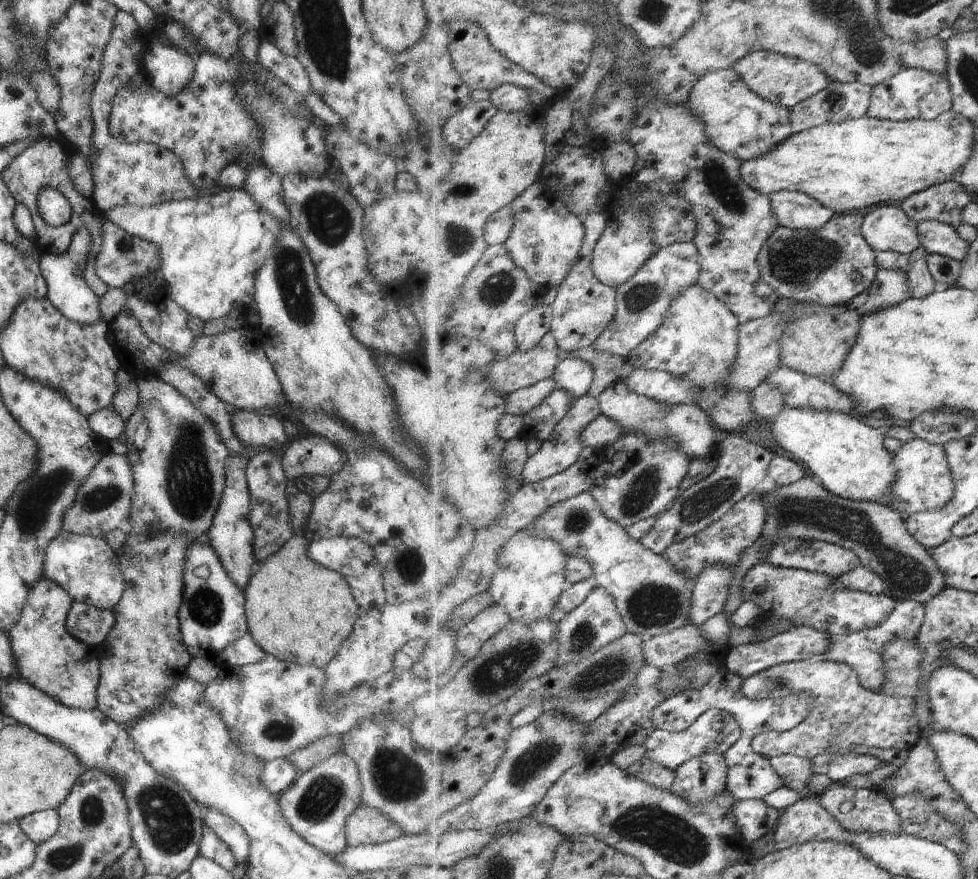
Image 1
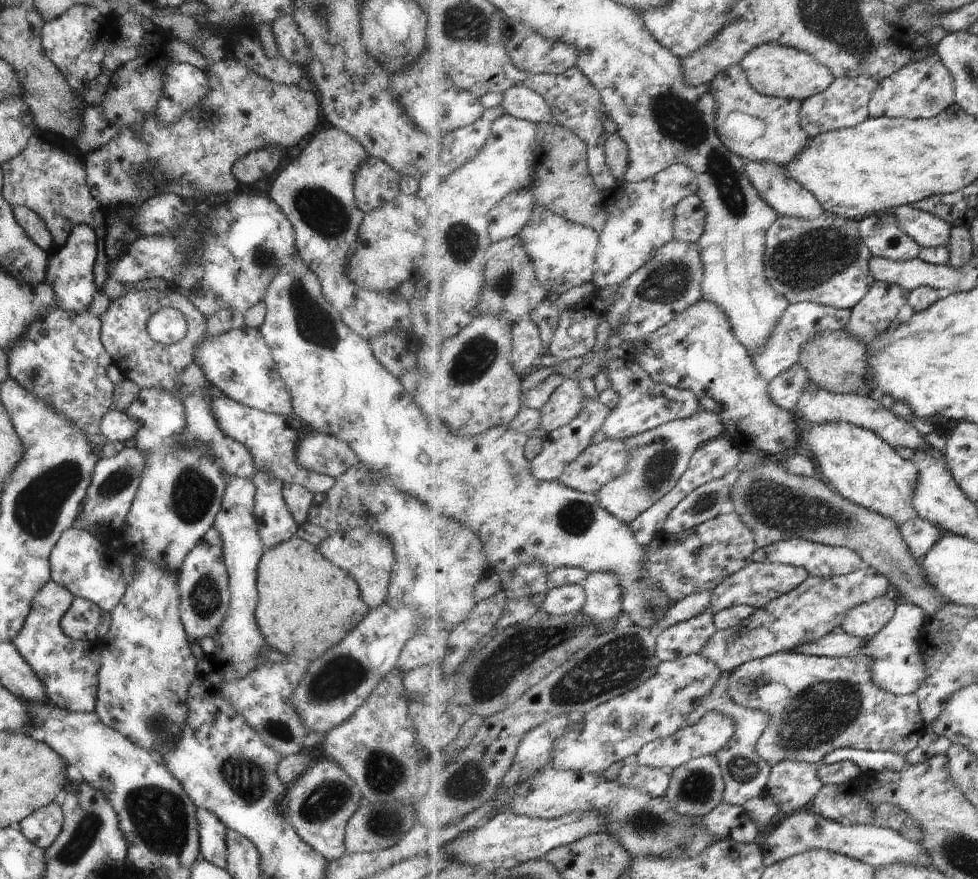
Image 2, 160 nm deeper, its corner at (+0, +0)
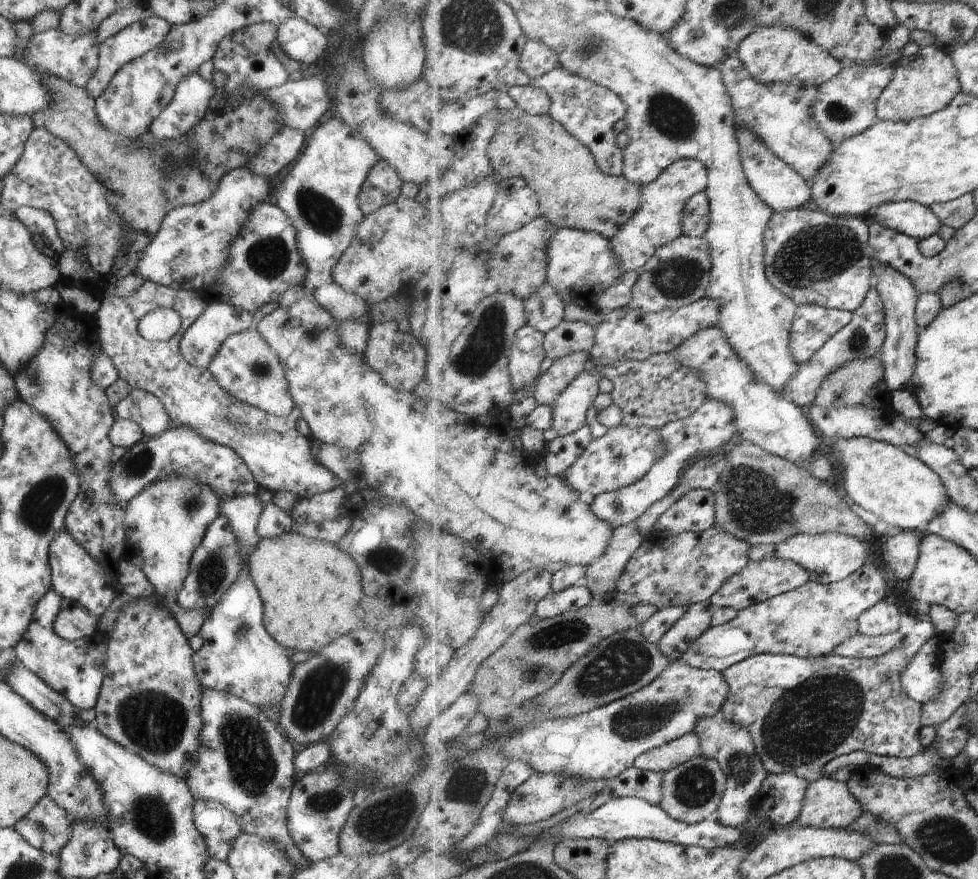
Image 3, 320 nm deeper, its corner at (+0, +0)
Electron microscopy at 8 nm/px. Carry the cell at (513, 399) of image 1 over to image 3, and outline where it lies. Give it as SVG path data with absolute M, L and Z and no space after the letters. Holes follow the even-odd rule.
M577 351L554 361L545 374L538 378L534 386L538 404L551 406L555 403L561 393L586 370L589 360L589 351Z

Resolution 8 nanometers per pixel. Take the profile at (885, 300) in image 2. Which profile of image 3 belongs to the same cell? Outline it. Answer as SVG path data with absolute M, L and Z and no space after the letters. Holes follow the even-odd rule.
M873 287L865 302L853 313L854 317L843 330L840 330L823 348L814 354L806 365L800 365L801 370L796 378L786 388L786 398L801 406L814 404L819 389L825 379L848 362L870 359L879 352L886 339L886 308L879 291Z

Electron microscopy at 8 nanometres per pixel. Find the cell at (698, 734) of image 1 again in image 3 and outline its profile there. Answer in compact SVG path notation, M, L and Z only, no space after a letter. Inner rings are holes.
M689 733L672 743L641 755L635 760L635 767L656 773L666 773L700 755L699 737L696 733Z

